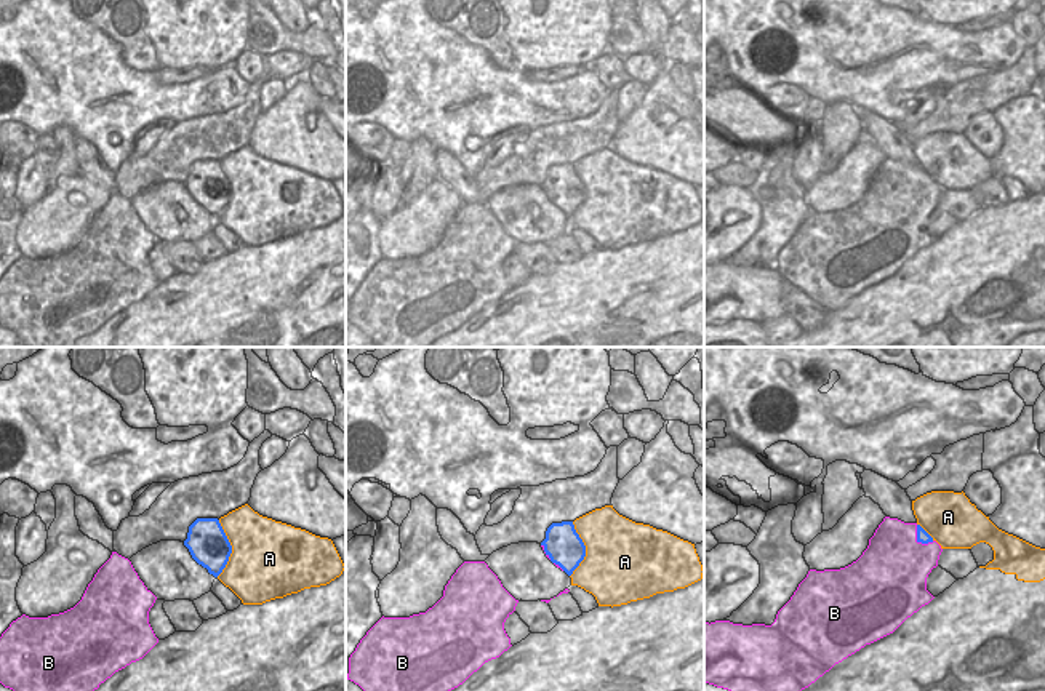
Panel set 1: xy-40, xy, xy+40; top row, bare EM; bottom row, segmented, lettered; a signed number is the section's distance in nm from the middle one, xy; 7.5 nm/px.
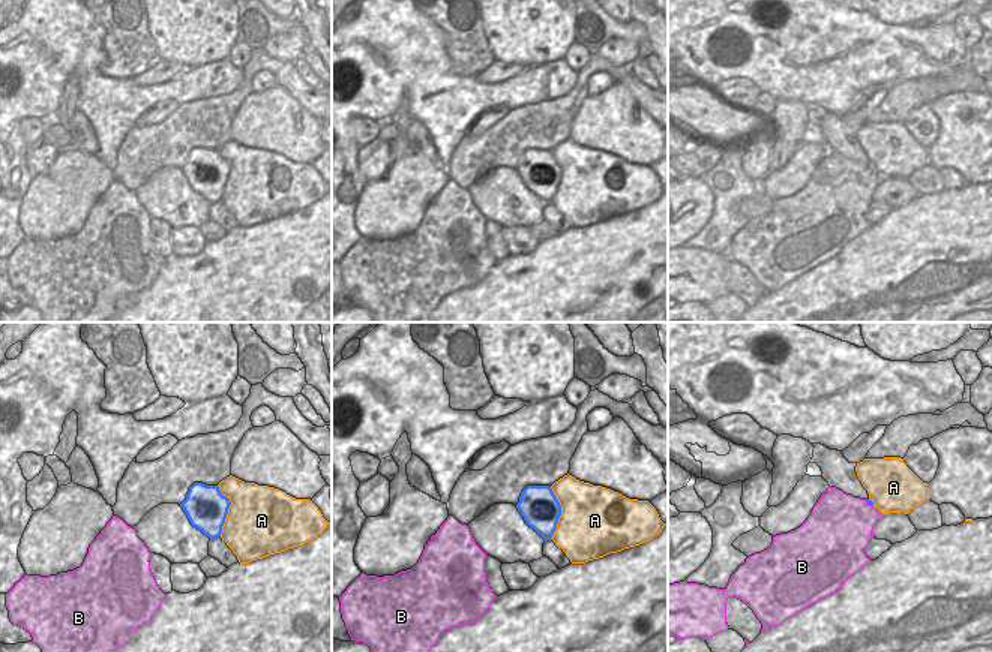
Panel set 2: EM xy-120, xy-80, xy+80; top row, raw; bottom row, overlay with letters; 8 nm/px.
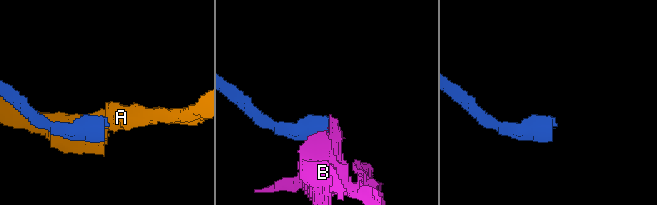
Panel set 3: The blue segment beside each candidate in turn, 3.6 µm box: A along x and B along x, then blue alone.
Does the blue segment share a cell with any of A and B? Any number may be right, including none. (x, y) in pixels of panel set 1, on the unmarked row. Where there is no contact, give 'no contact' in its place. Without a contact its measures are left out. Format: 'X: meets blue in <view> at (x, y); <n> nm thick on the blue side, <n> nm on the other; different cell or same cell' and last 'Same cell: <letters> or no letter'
A: meets blue in xy-40 at (231, 191); 300 nm thick on the blue side, 480 nm on the other; different cell
B: meets blue in xy+40 at (919, 183); 100 nm thick on the blue side, 480 nm on the other; different cell
Same cell: no letter

